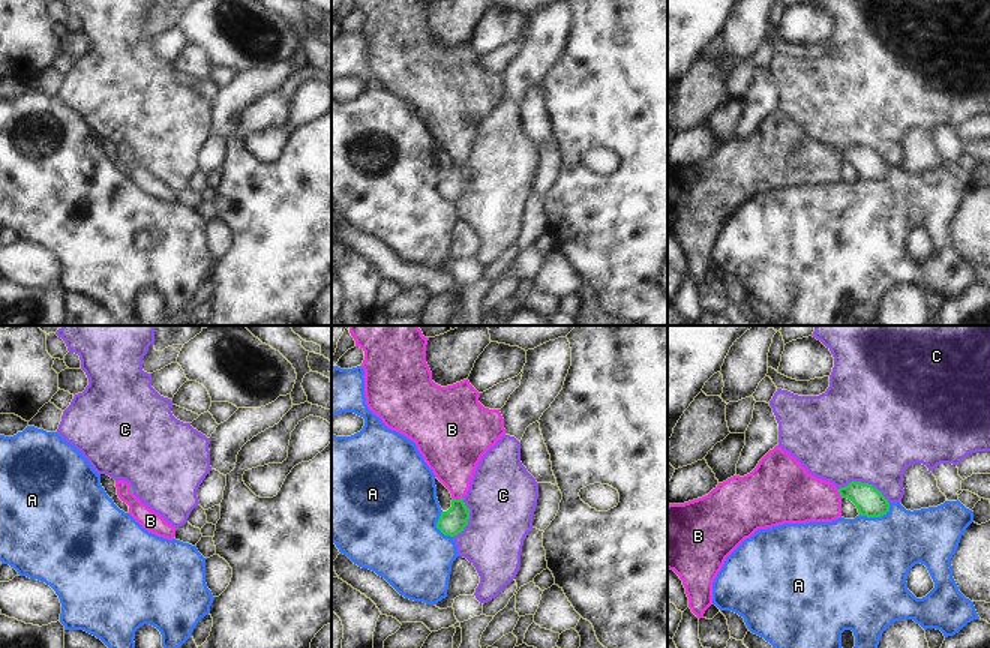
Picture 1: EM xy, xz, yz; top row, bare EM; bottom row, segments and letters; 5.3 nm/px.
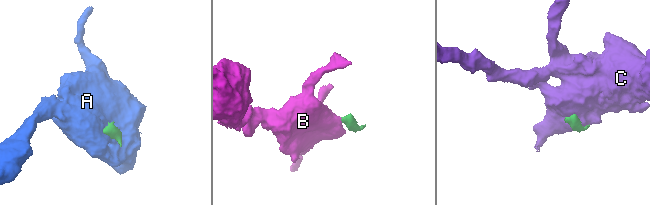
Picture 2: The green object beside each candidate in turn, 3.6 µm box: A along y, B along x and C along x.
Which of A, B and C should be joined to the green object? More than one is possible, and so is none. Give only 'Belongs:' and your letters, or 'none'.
Belongs: B

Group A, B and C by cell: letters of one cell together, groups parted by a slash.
A / B / C

